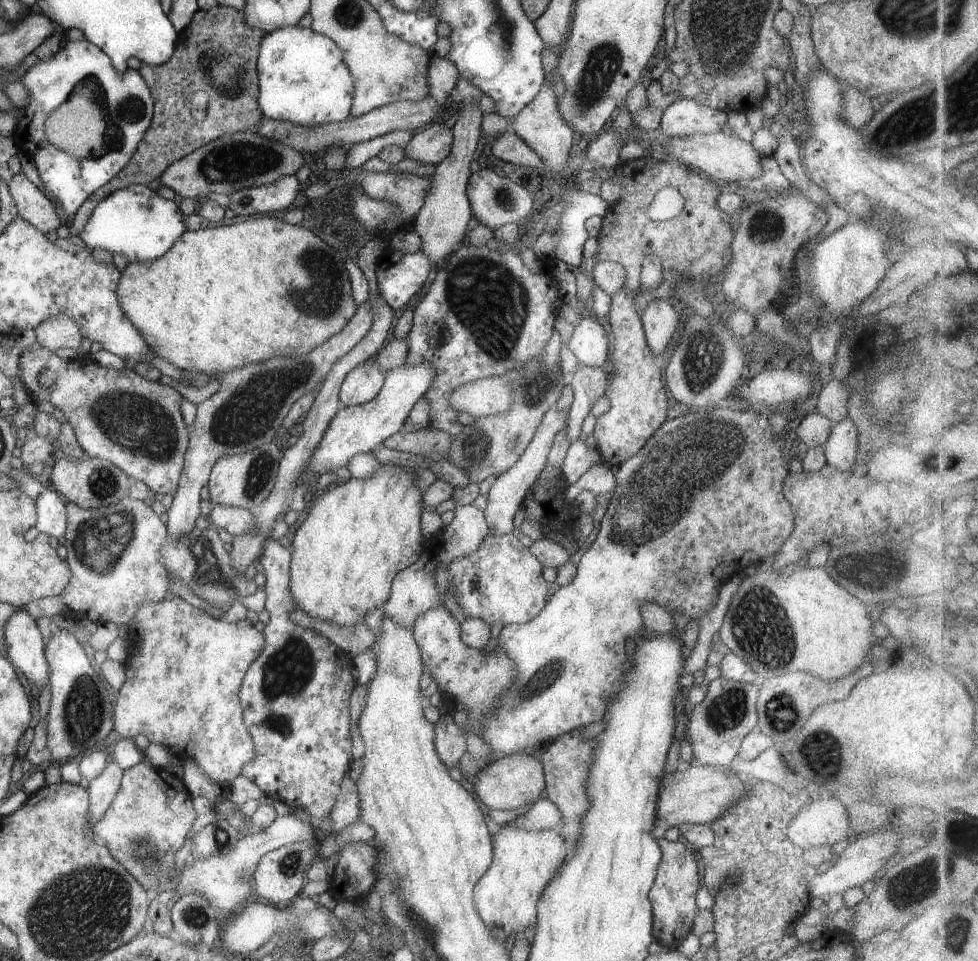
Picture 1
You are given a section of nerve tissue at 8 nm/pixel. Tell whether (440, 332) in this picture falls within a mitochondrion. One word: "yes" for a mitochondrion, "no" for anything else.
yes

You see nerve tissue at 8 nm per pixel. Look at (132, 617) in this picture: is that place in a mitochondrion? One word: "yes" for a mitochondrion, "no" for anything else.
no

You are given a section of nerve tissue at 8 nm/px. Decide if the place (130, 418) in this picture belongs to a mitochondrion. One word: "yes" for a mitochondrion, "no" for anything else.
yes

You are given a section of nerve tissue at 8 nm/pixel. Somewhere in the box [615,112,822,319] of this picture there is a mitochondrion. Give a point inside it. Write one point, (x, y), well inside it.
(764, 226)

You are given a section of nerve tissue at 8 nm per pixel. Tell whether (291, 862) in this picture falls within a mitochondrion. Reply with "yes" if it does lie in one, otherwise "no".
yes

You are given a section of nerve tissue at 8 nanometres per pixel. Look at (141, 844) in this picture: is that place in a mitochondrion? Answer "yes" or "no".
yes

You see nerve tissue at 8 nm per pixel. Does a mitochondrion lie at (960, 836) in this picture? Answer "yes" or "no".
yes

